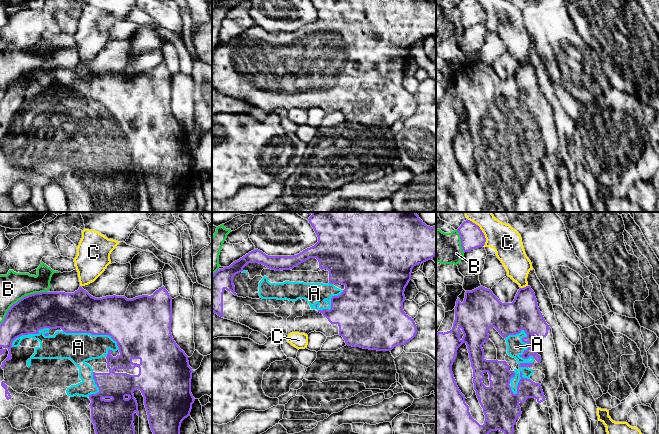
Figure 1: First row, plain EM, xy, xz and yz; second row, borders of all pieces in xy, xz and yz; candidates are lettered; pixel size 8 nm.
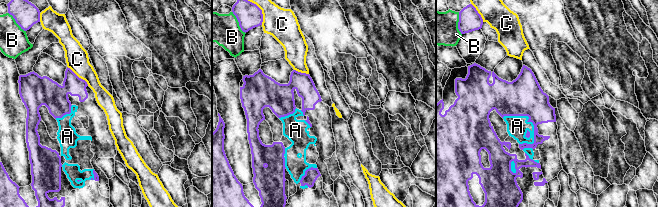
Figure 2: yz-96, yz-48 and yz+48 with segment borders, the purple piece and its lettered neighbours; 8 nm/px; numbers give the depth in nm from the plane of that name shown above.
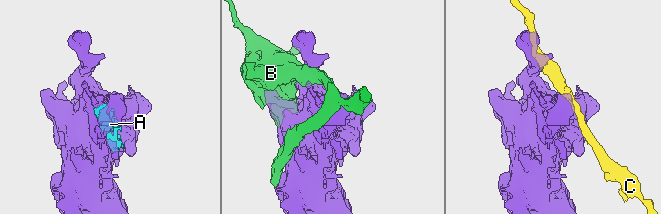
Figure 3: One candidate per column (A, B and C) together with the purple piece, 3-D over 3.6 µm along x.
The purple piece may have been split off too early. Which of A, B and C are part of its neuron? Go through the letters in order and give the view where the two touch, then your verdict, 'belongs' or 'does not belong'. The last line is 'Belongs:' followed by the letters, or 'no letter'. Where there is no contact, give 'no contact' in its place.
A: meets purple in yz; belongs
B: meets purple in xy; does not belong
C: meets purple in yz; does not belong
Belongs: A

